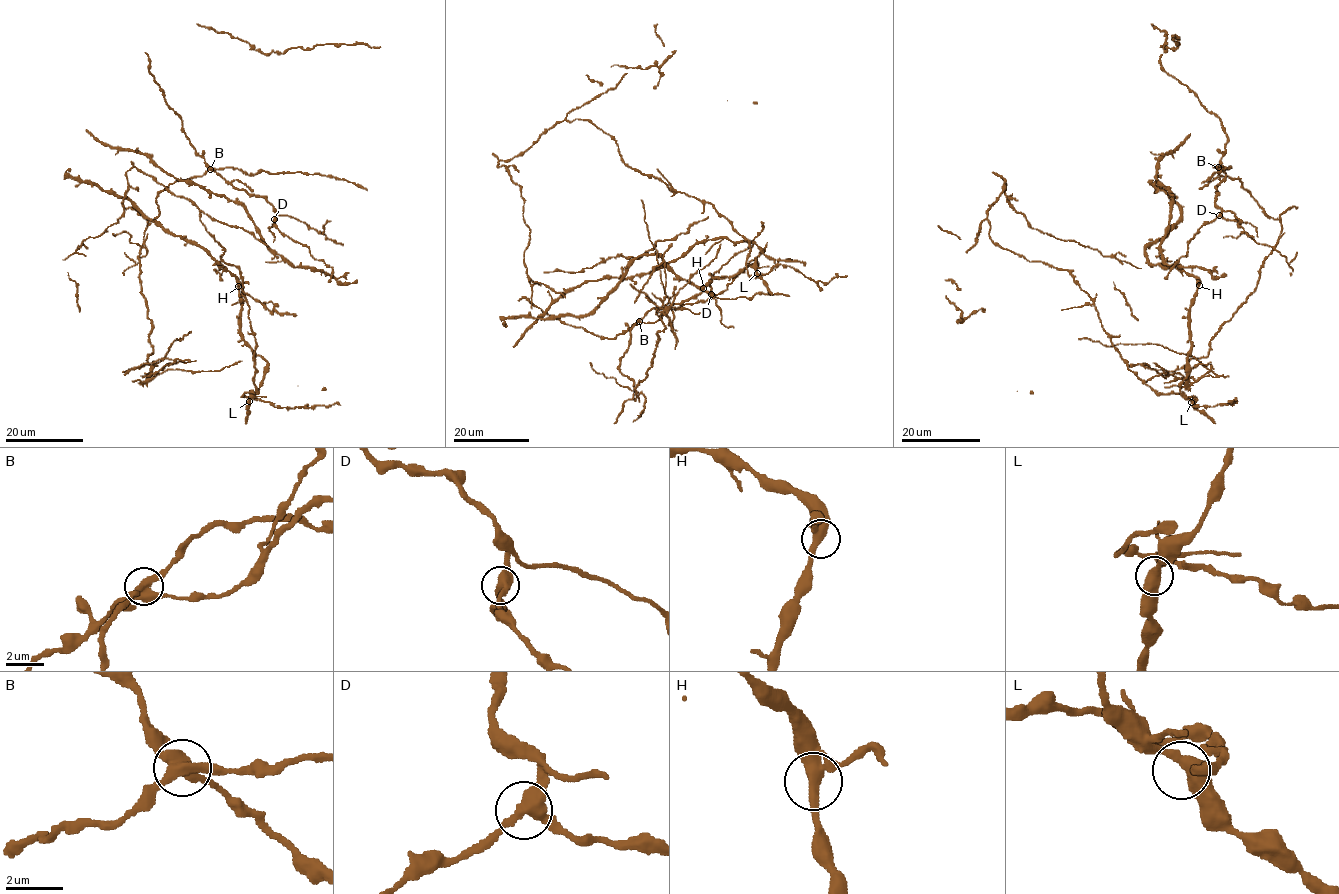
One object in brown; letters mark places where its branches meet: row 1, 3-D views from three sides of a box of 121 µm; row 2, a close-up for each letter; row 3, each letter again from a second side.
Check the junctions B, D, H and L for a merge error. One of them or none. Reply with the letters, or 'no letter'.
B

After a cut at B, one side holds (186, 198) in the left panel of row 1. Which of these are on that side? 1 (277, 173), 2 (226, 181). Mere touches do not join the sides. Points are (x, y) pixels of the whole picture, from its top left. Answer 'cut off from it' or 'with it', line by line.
1: cut off from it
2: with it

